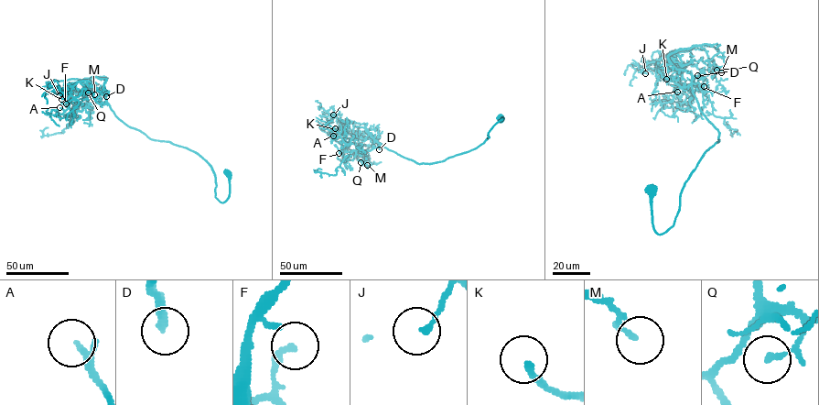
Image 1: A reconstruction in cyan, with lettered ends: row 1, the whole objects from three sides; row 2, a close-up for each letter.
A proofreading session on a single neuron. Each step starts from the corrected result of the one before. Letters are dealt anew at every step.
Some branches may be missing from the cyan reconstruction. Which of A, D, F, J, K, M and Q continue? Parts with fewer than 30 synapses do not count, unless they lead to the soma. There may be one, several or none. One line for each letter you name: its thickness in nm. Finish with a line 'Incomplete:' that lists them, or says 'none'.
D: 260 nm thick
K: 200 nm thick
Incomplete: D, K

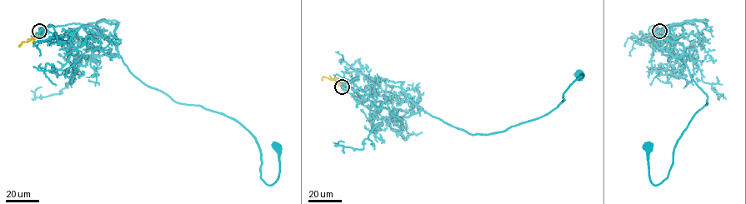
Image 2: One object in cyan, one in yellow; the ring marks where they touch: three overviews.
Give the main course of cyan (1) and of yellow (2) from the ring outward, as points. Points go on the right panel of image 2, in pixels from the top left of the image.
1: (659, 31), (694, 24), (673, 23), (663, 33), (683, 47), (707, 104), (658, 185), (649, 178), (648, 148)
2: (659, 31), (658, 37), (650, 41), (649, 46), (653, 44)

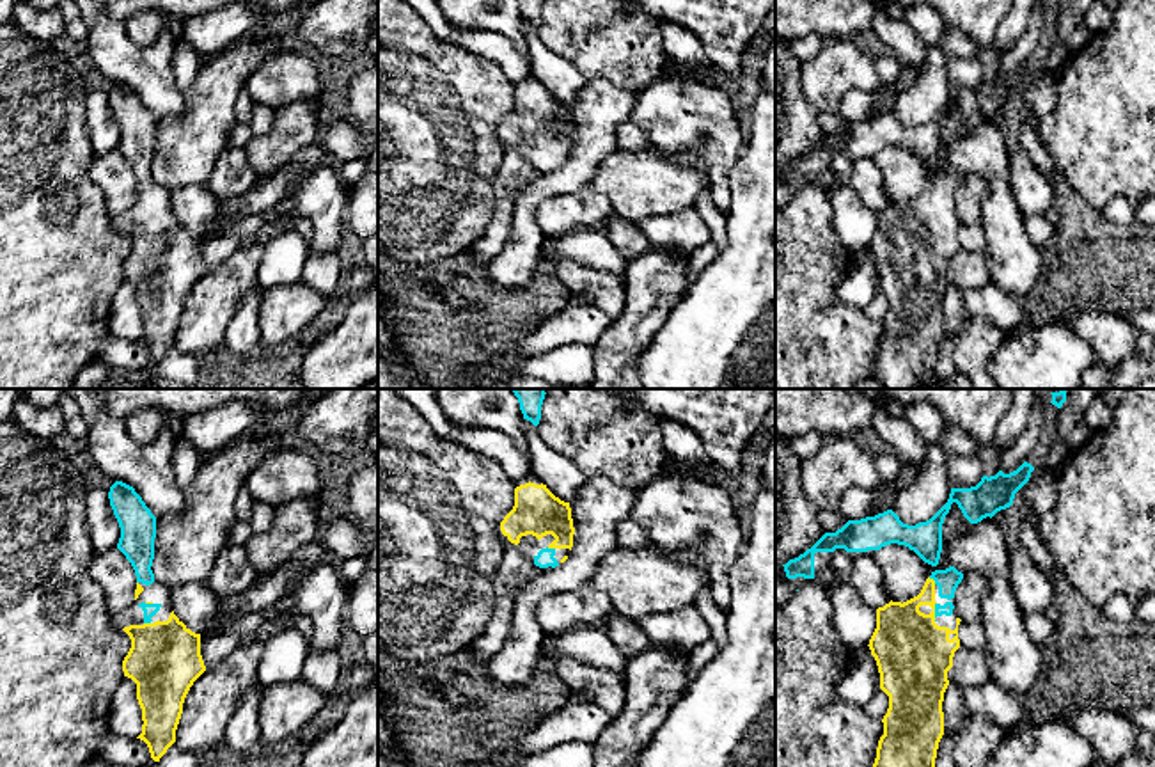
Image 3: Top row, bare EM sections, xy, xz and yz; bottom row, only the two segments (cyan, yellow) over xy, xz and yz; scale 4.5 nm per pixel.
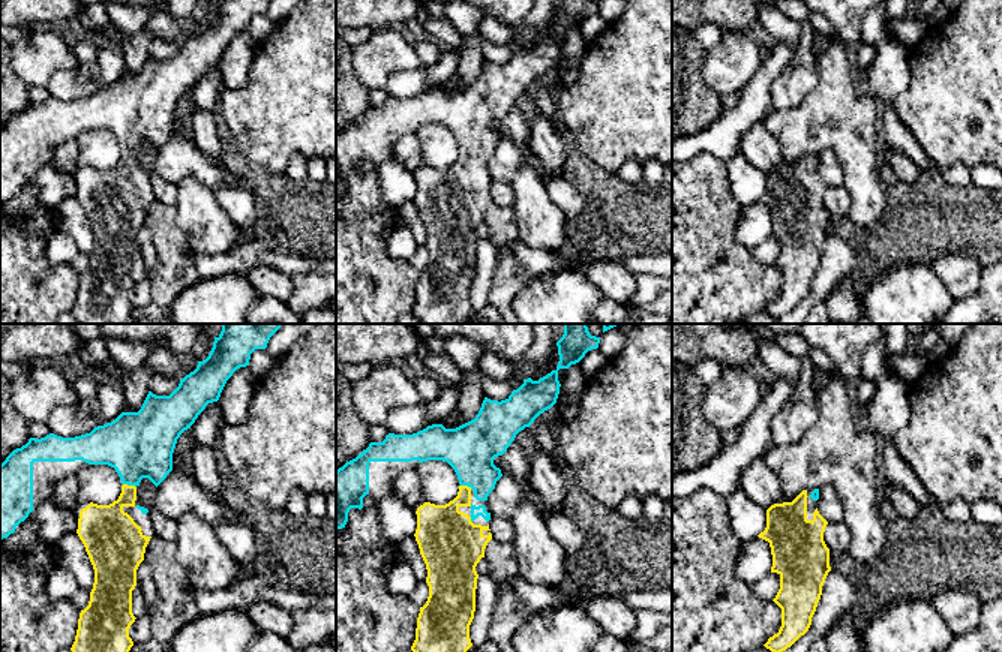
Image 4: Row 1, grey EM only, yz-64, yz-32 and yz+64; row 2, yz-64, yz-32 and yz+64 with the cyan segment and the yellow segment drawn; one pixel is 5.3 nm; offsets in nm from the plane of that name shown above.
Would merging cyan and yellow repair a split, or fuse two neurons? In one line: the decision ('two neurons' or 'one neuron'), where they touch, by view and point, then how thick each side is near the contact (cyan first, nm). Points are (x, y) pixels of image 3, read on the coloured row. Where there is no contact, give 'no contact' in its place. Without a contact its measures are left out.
one neuron | yz (935, 609) | 50/340 nm

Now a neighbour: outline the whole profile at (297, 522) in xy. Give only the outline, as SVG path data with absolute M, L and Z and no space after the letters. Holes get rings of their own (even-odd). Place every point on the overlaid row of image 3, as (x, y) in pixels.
M314 497L275 508L271 526L245 545L248 561L259 573L273 573L305 543L318 540L321 518Z

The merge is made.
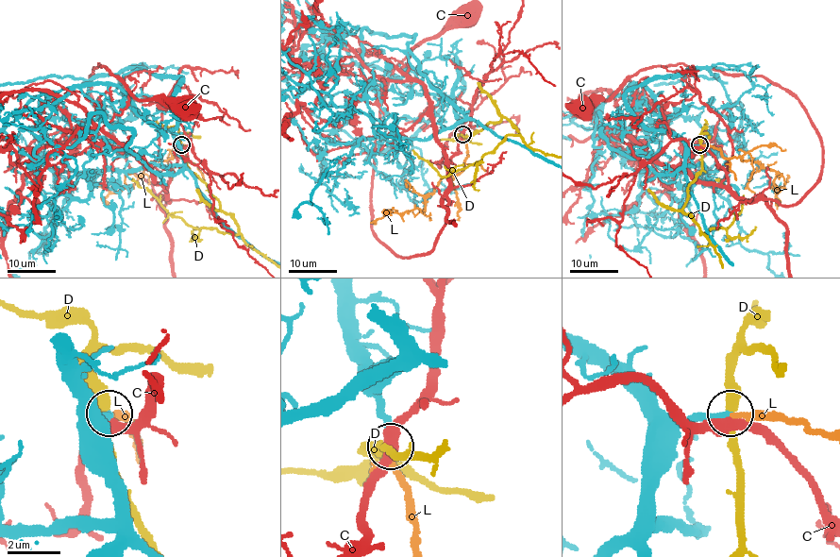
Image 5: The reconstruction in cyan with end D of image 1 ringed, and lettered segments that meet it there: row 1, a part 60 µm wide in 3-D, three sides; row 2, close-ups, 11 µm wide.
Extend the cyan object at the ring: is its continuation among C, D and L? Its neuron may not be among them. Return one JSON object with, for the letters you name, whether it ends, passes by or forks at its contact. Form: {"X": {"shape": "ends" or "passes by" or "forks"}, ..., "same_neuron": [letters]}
{"L": {"shape": "passes by"}, "same_neuron": ["L"]}

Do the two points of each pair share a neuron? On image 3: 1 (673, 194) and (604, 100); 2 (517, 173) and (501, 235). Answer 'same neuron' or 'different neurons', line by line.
1: different neurons
2: same neuron

